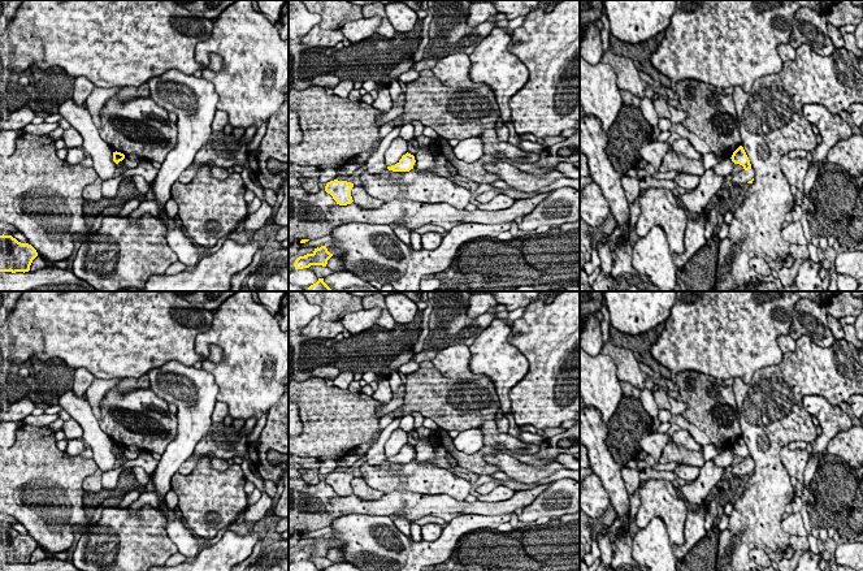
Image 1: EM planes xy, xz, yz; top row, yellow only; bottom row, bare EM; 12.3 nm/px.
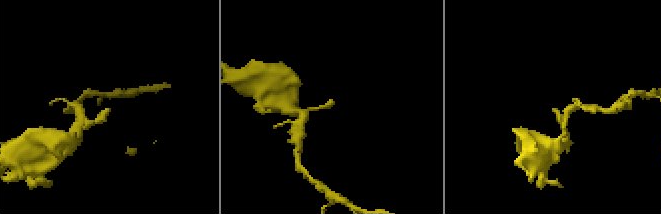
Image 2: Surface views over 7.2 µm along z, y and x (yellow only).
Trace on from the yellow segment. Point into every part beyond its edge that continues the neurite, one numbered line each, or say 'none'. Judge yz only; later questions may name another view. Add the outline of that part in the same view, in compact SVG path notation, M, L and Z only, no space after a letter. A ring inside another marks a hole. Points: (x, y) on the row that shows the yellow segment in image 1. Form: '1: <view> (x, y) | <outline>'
1: yz (745, 176) | M753 168L749 169L749 170L743 169L742 172L737 173L736 176L733 176L732 183L737 187L737 186L742 186L742 185L747 183L753 178L754 178Z

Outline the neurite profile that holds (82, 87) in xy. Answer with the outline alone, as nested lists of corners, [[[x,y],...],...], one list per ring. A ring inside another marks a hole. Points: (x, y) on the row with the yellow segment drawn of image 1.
[[[75,77],[73,85],[73,101],[77,105],[82,105],[86,103],[90,94],[94,91],[96,86],[86,77]]]

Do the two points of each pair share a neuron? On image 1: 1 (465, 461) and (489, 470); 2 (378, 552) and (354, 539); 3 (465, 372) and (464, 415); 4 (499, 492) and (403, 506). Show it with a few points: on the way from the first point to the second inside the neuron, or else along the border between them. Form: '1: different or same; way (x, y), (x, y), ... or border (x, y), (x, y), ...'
1: same; way (471, 462), (484, 468)
2: same; way (372, 545), (360, 539)
3: different; border (434, 367), (450, 379)
4: different; border (511, 496), (501, 501), (477, 501)

